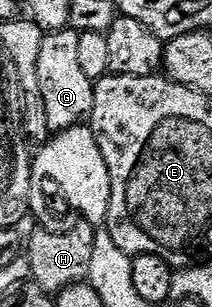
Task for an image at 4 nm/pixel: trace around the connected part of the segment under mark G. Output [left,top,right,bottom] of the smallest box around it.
[36,26,95,133]

